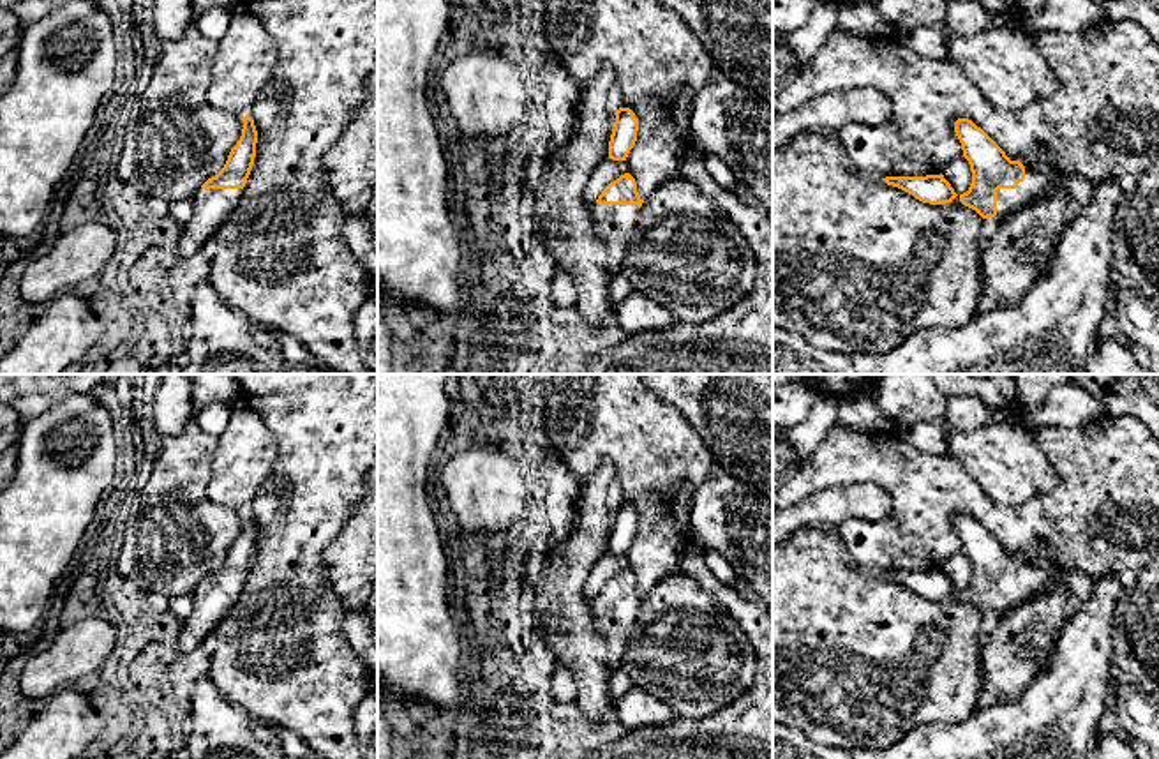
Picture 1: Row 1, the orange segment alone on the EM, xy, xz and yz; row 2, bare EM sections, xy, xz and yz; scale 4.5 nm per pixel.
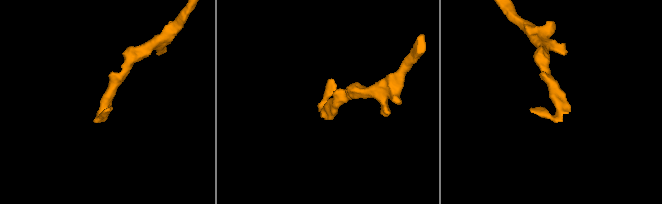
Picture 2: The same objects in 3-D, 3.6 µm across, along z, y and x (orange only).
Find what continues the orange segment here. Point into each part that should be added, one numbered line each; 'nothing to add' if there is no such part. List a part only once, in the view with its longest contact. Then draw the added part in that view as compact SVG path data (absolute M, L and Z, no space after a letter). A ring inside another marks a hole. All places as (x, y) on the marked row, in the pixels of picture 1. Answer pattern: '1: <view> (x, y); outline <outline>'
1: yz (1036, 186); outline M1025 166L1025 180L1016 189L997 191L997 219L1018 212L1025 205L1043 199L1053 189L1053 178Z

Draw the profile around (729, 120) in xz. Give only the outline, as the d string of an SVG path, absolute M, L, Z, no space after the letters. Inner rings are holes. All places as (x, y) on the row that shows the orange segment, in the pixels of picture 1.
M720 74L695 94L690 131L693 154L718 155L773 222L773 106Z

